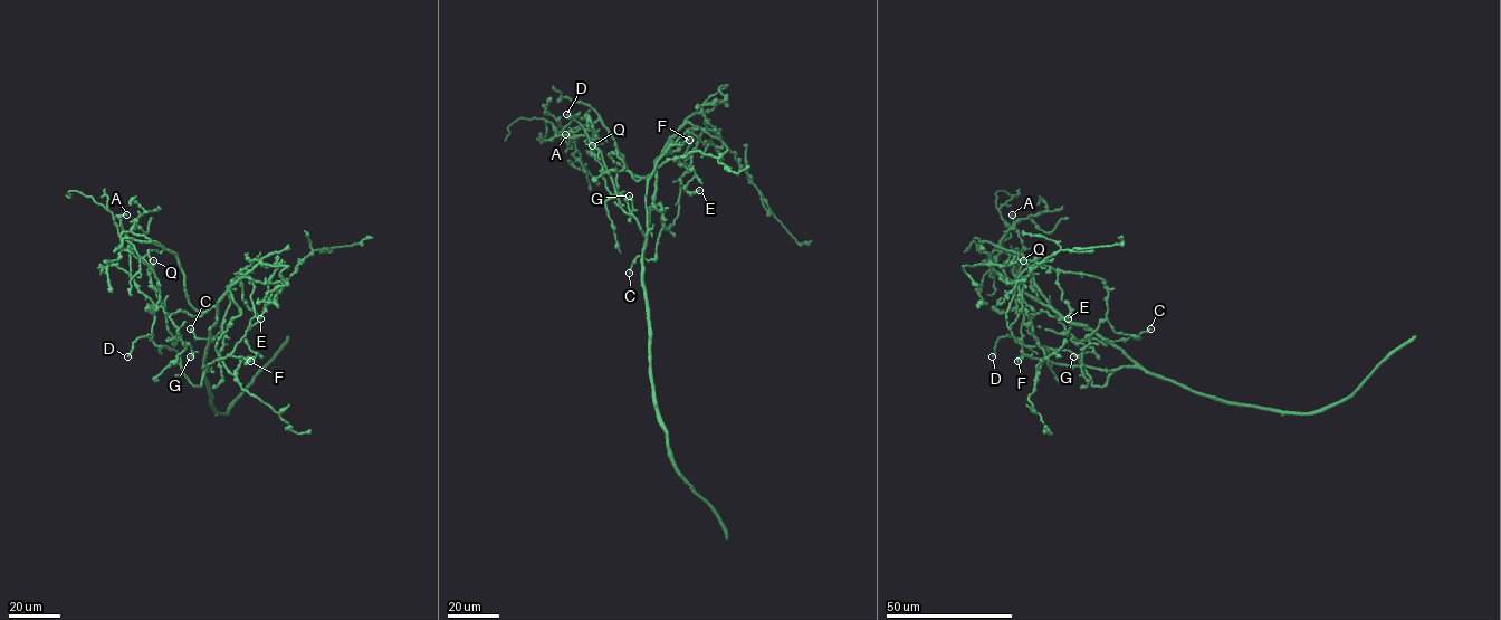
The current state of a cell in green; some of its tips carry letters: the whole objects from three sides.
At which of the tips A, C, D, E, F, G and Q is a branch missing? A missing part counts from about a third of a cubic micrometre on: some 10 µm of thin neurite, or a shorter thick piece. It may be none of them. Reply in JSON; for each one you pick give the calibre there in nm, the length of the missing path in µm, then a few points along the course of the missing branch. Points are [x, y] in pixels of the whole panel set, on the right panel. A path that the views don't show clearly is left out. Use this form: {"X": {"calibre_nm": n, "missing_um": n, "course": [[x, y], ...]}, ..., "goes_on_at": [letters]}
{"goes_on_at": []}

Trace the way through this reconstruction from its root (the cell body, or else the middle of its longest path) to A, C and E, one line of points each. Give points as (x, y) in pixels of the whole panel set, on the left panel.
A: (208, 345), (198, 387), (177, 352), (152, 340), (154, 304), (131, 275), (121, 223), (126, 215)
C: (208, 345), (217, 303), (267, 265), (255, 259), (227, 287), (216, 336), (190, 328)
E: (208, 345), (217, 303), (258, 264), (267, 265), (255, 259), (241, 272), (240, 285), (242, 299), (260, 318)

